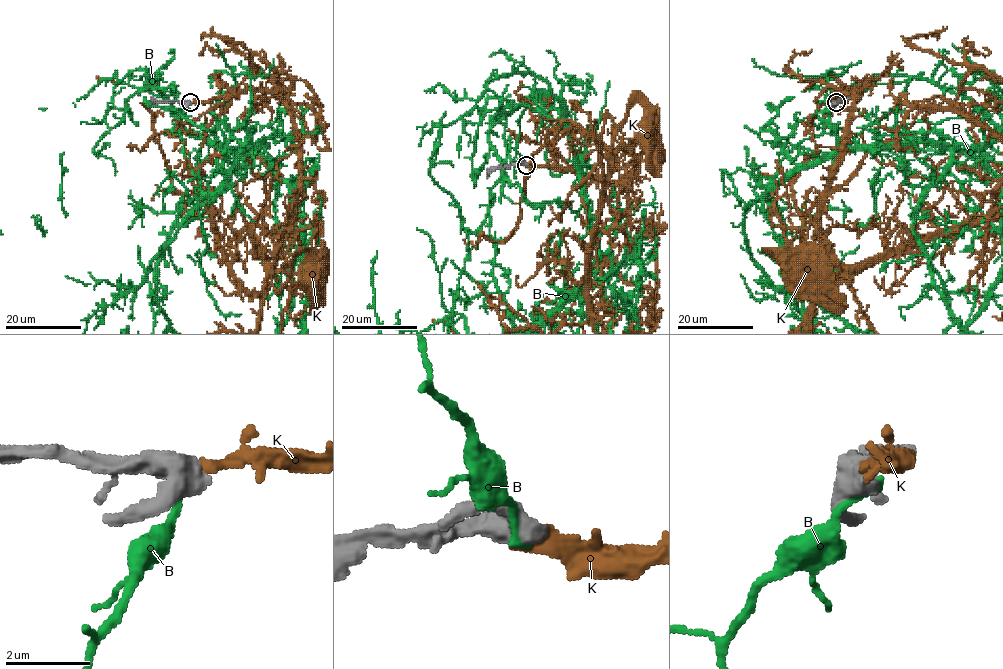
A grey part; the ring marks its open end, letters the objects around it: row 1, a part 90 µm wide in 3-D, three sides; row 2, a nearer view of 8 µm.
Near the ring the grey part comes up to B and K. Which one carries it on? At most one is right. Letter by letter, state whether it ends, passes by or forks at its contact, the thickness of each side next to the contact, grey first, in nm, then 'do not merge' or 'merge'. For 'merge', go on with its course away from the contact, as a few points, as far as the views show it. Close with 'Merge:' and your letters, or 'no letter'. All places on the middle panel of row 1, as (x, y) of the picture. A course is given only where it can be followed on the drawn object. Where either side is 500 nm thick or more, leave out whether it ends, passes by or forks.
B: 600/200 nm | do not merge
K: 500/360 nm | merge | via (526, 164), (624, 181), (635, 158), (621, 149), (609, 167), (609, 151), (636, 102), (645, 134)
Merge: K

